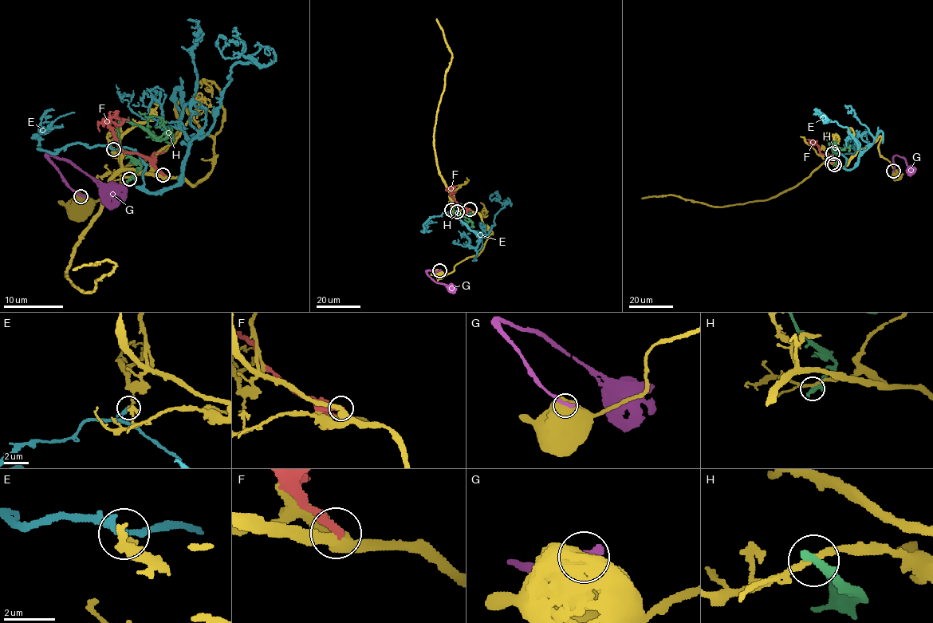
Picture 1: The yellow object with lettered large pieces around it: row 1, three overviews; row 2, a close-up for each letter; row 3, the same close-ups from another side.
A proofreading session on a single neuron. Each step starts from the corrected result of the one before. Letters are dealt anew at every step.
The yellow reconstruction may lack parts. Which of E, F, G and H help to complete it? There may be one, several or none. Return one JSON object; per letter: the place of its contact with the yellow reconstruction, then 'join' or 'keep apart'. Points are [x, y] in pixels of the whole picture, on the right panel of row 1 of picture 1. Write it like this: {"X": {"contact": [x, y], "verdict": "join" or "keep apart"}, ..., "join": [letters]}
{"E": {"contact": [832, 153], "verdict": "keep apart"}, "F": {"contact": [832, 163], "verdict": "keep apart"}, "G": {"contact": [893, 171], "verdict": "keep apart"}, "H": {"contact": [834, 164], "verdict": "keep apart"}, "join": []}

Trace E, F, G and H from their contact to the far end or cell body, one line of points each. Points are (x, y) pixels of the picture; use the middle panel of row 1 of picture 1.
E: (450, 210), (479, 237), (487, 235), (494, 225), (494, 215), (504, 206), (497, 199), (491, 200), (493, 194)
F: (470, 209), (460, 206), (450, 194), (452, 188), (457, 185)
G: (439, 270), (427, 270), (427, 274), (436, 282), (452, 285), (454, 289)
H: (457, 211), (462, 214), (454, 210), (454, 207), (462, 207), (467, 211), (472, 222), (473, 226), (470, 226)

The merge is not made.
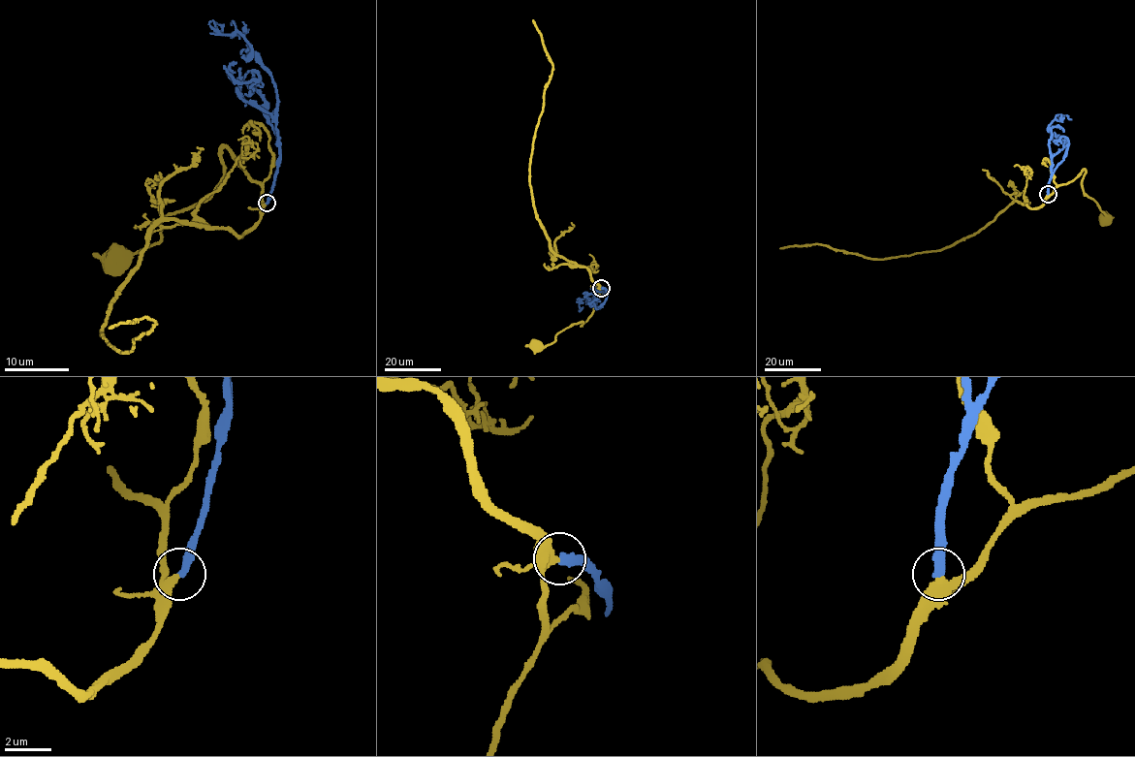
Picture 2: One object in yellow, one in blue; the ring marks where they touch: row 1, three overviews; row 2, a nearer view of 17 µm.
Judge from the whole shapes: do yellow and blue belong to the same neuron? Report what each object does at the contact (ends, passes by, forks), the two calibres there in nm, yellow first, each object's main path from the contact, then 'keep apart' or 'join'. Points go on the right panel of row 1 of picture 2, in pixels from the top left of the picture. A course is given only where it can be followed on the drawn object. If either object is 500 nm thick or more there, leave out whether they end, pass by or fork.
yellow passes by | blue ends | 240/320 nm | yellow via (1048, 194), (1072, 181), (1085, 170), (1083, 192), (1095, 202), (1106, 220) | blue via (1048, 194), (1052, 162), (1049, 125), (1065, 115), (1069, 118) | join

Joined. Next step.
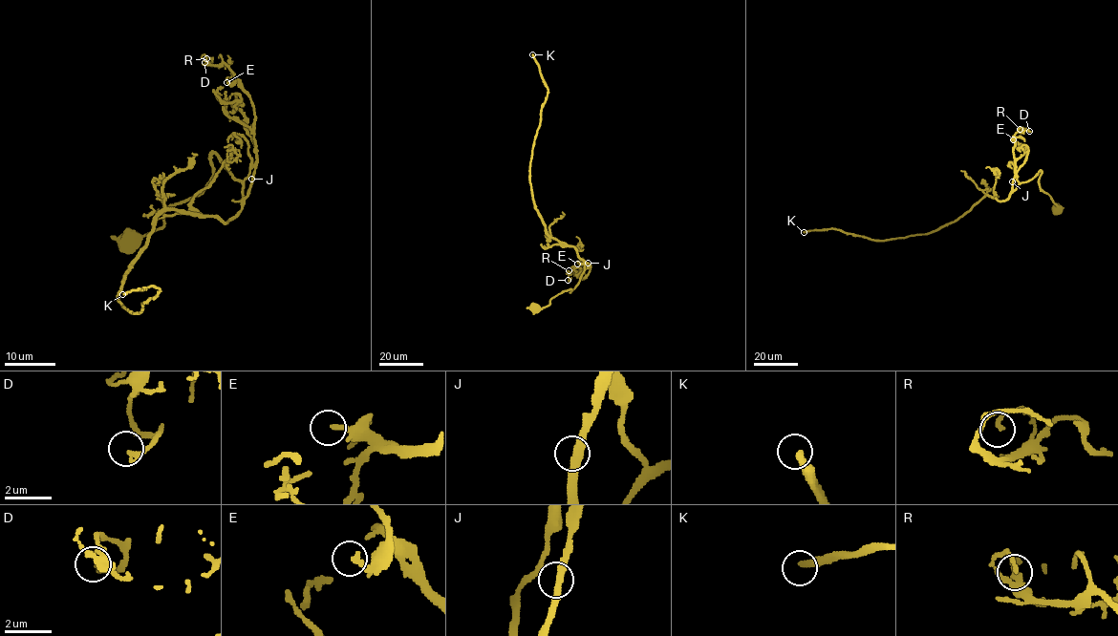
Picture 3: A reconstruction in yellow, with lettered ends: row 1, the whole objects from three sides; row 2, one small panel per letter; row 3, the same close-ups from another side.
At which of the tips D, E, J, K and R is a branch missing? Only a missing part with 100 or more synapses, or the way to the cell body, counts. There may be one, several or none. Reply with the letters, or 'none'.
K

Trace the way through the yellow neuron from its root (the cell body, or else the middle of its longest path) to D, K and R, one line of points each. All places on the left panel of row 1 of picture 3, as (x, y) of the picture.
D: (129, 243), (204, 187), (212, 153), (242, 181), (256, 159), (250, 95), (224, 64), (204, 62)
K: (129, 243), (212, 153), (243, 184), (226, 222), (164, 210), (118, 300), (160, 290), (122, 294)
R: (129, 243), (204, 187), (212, 153), (242, 181), (256, 159), (250, 95), (224, 64), (206, 58)

